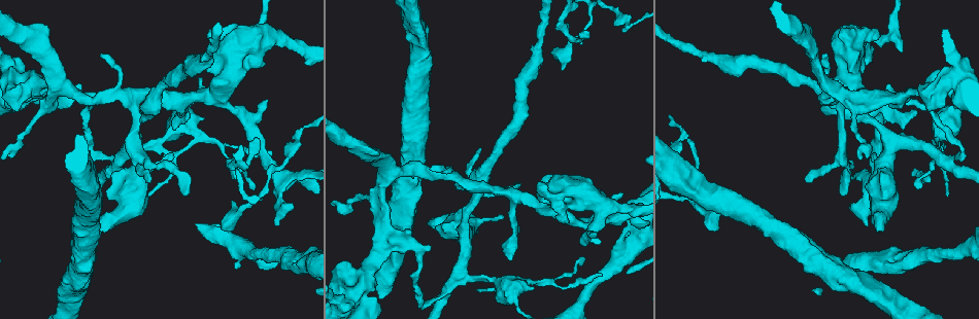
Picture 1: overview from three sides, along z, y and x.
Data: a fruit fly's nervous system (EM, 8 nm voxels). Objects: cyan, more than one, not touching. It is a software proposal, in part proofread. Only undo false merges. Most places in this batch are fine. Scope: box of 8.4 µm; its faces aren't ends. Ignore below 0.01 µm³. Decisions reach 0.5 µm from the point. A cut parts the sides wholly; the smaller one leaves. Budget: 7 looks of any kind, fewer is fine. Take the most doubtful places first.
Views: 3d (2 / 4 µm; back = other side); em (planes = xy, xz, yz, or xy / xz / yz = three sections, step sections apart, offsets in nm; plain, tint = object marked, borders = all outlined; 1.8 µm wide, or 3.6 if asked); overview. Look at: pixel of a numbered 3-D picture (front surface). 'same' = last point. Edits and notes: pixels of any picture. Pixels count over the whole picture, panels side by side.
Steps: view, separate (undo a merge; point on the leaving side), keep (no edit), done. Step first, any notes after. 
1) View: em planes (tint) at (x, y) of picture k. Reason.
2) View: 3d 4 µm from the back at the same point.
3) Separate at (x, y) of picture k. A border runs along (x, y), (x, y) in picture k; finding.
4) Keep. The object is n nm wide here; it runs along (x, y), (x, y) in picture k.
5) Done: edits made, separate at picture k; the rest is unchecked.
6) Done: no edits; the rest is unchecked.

View: 3d 2 µm at (147, 102) of picture 1. Abrupt turn.

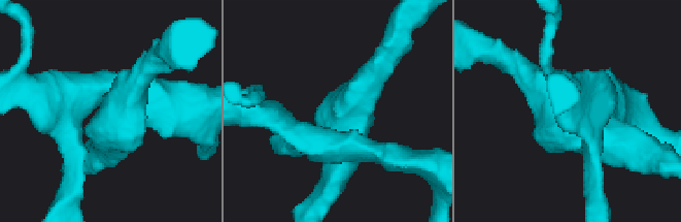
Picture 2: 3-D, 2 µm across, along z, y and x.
View: em planes (tint) at (115, 119) of picture 2. 4 arms meet here; shape alone is not enough.

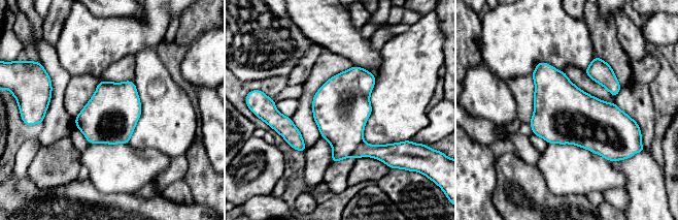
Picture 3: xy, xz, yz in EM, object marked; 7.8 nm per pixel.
Separate at (341, 121) of picture 3. A border runs along (363, 142), (351, 156) in picture 3; two neurons meet here.

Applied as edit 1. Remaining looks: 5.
View: overview. Redraw.

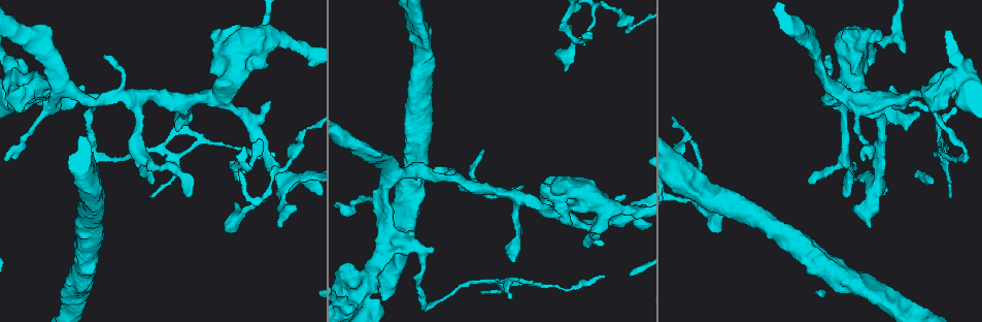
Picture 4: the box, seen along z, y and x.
View: em xy step 4 (tint) at (254, 159) of picture 4. Abrupt turn.

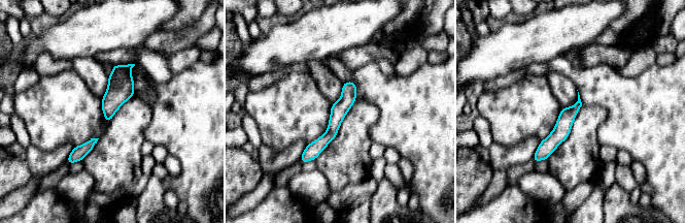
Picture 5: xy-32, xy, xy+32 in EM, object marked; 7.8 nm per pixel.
View: em planes (tint) at the same point.

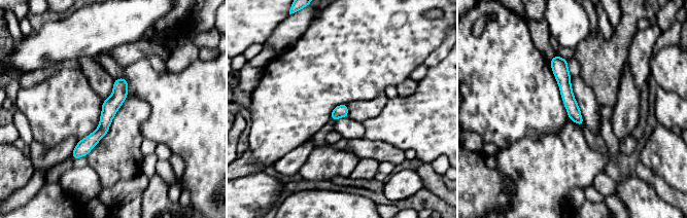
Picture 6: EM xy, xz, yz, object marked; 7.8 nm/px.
Keep. It runs along (122, 80), (104, 126), (74, 155) in picture 6; one neuron here.

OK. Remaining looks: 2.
View: 3d 2 µm at (964, 154) of picture 4. Sharp bend.

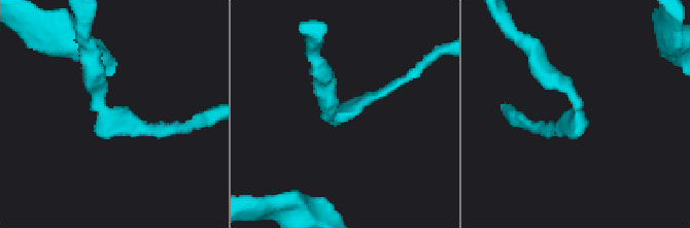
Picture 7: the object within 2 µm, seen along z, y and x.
View: em planes (borders) at (576, 116) of picture 7. Shape alone is not enough.

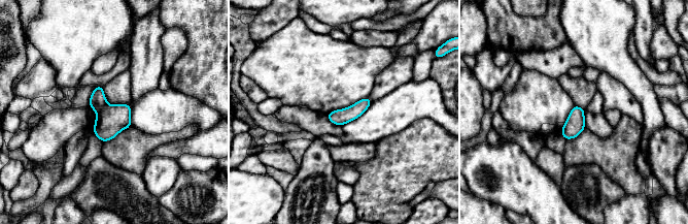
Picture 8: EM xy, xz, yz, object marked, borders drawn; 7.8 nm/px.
Keep. The object is 130 nm wide here; one neuron here.

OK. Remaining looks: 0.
Done: edits made, separate at picture 3; the rest is unchecked.

